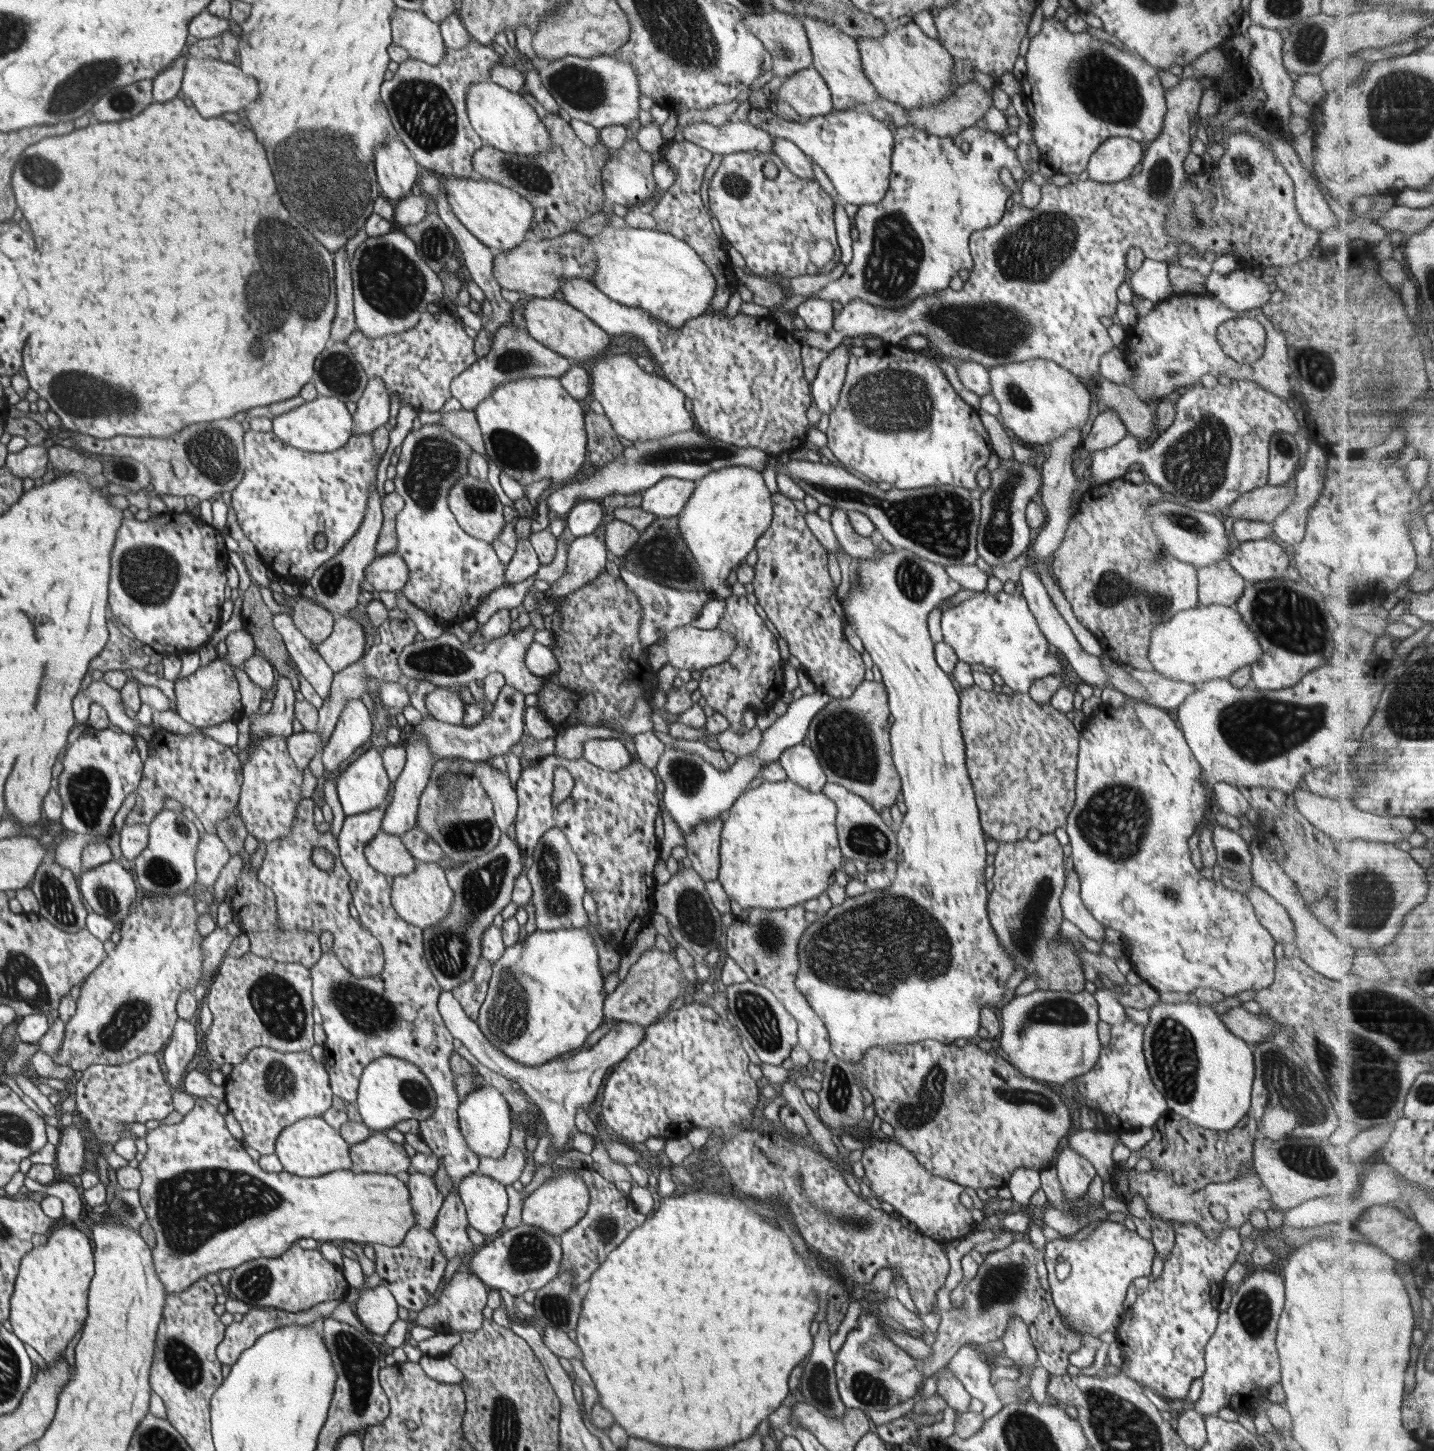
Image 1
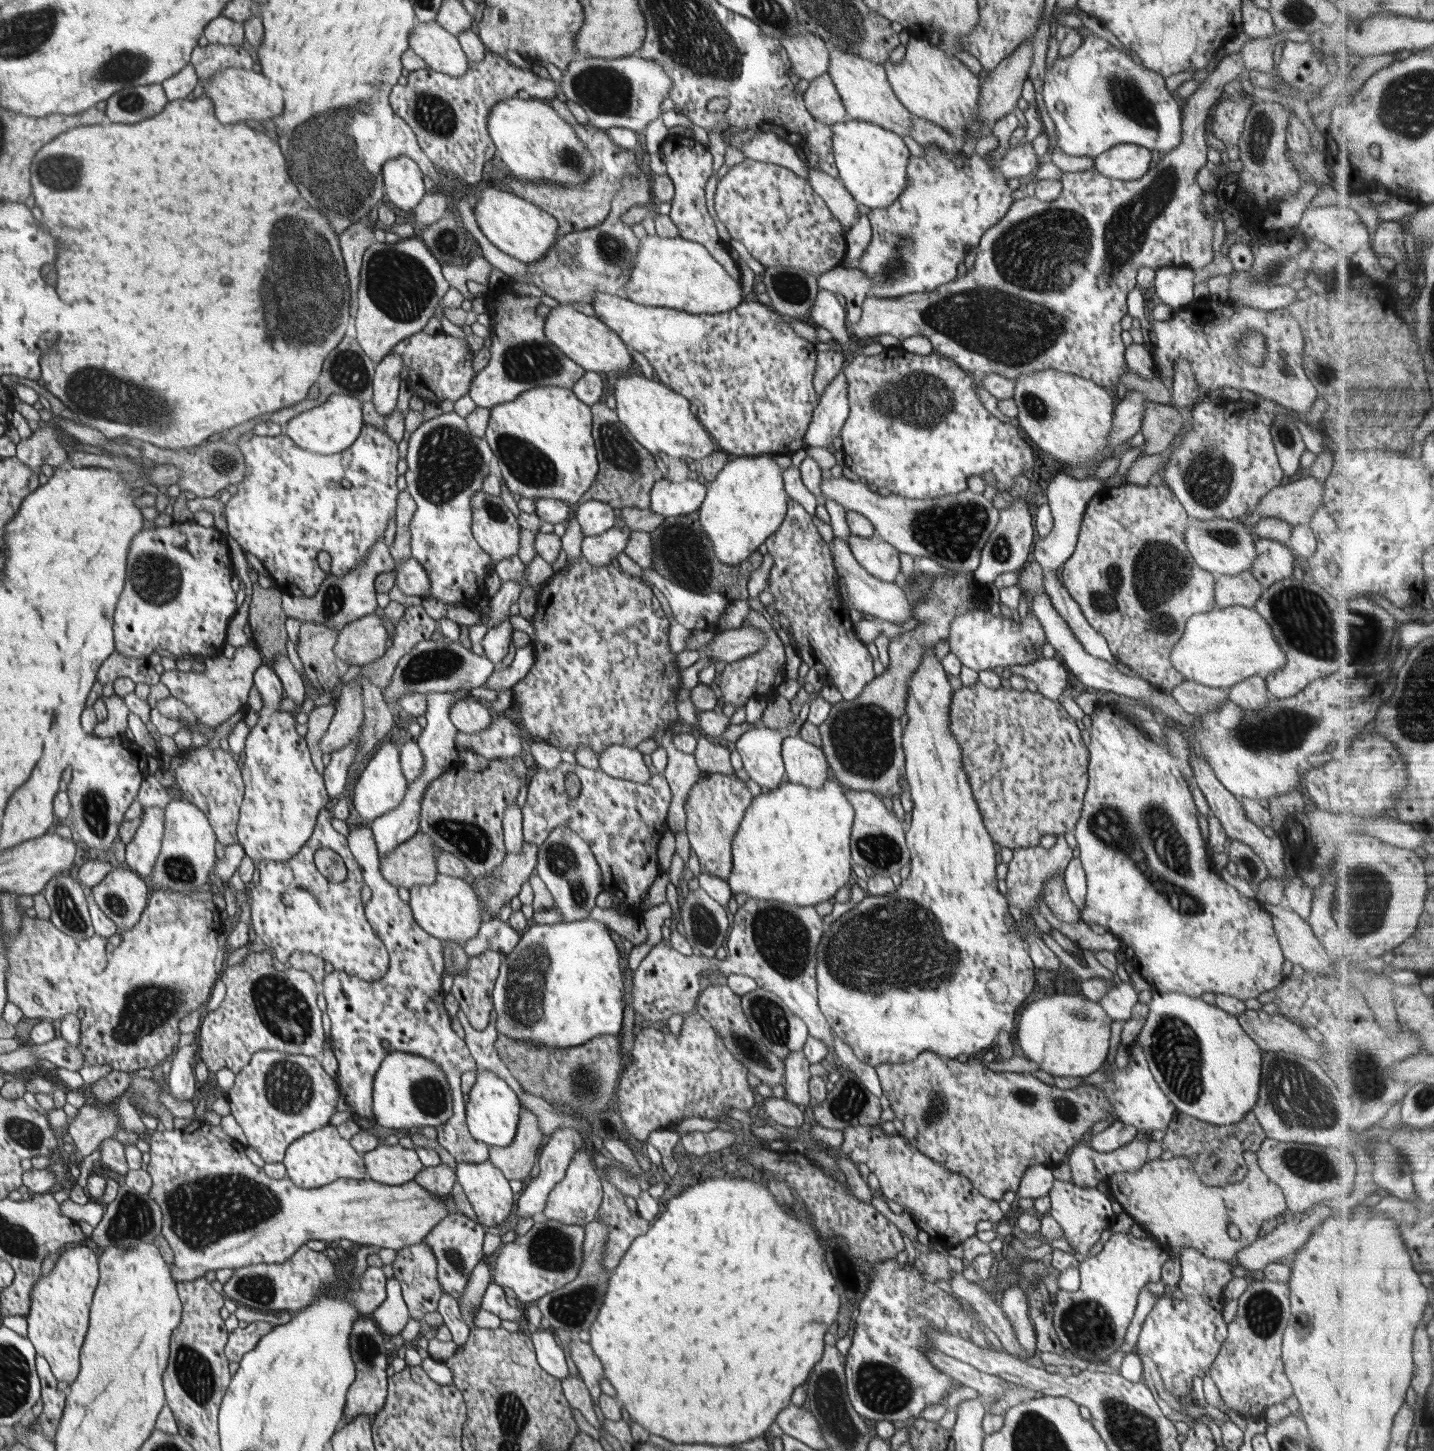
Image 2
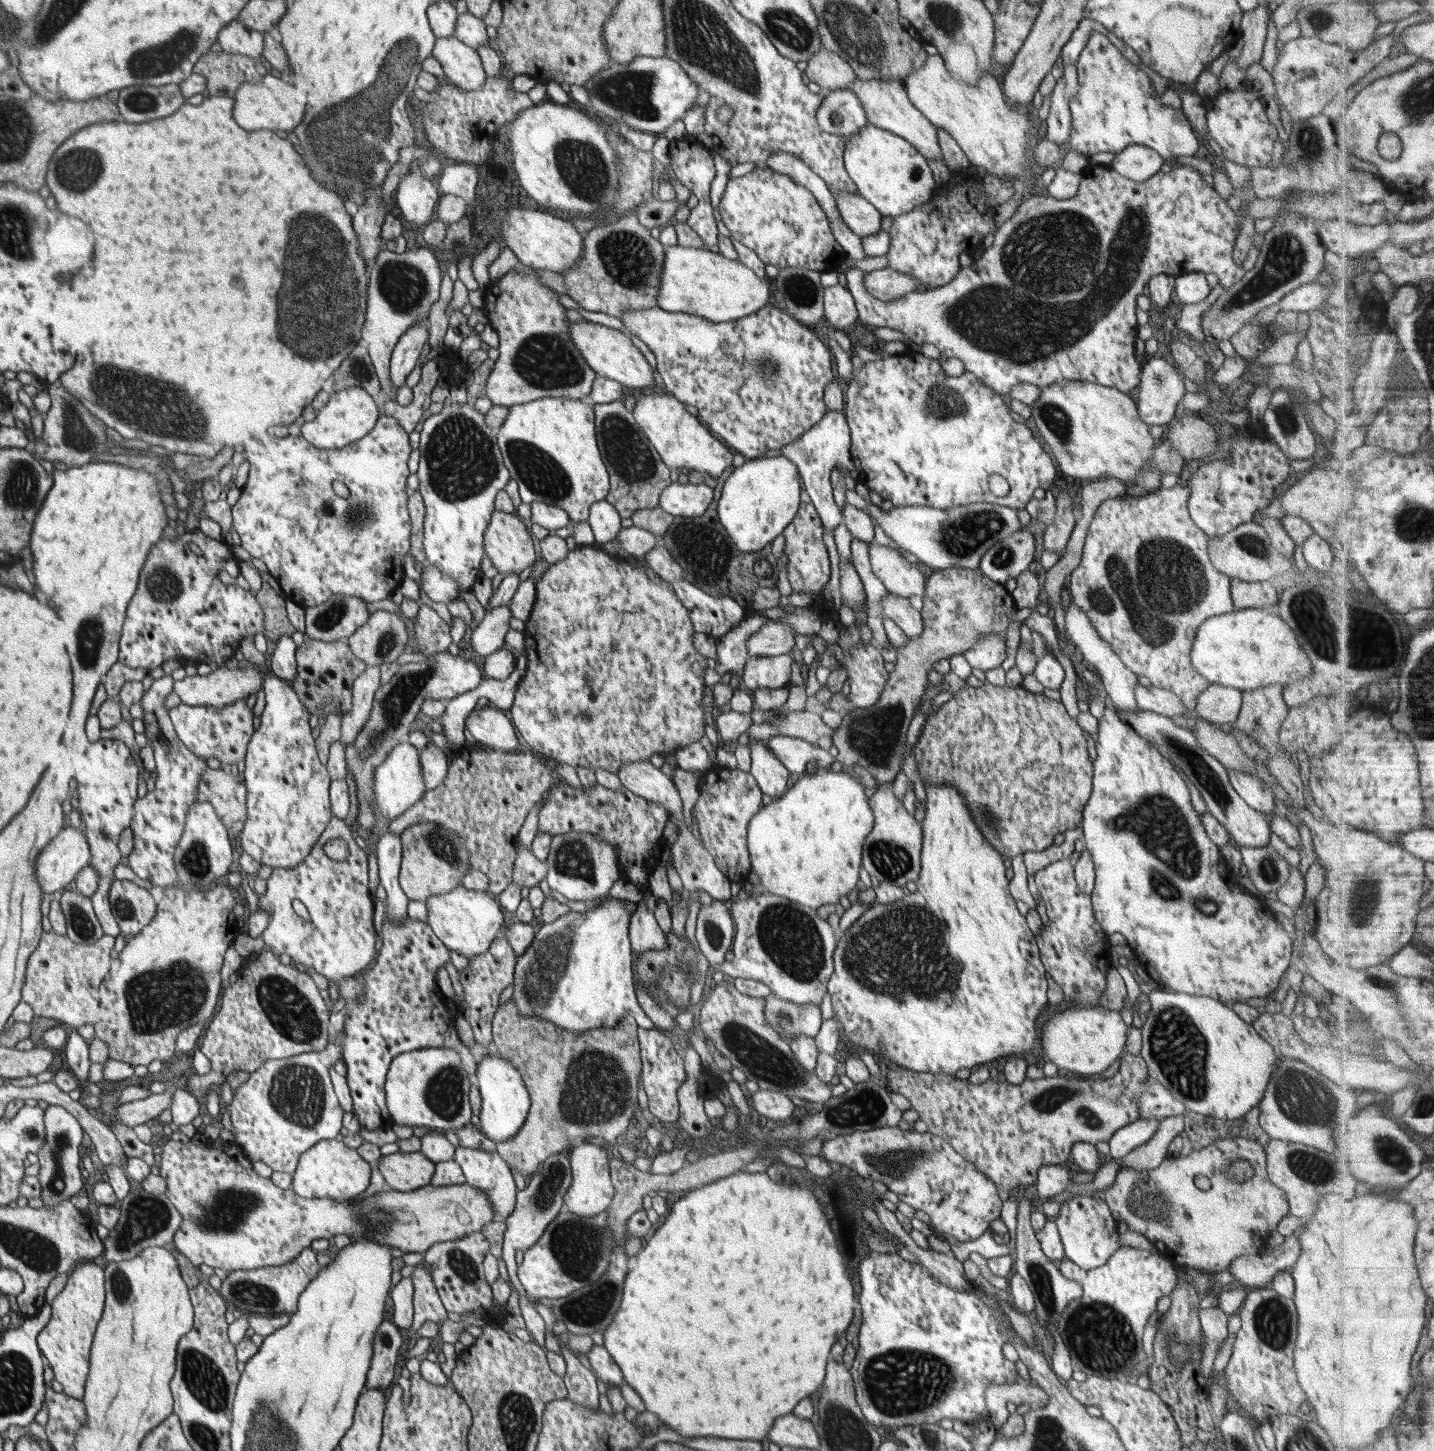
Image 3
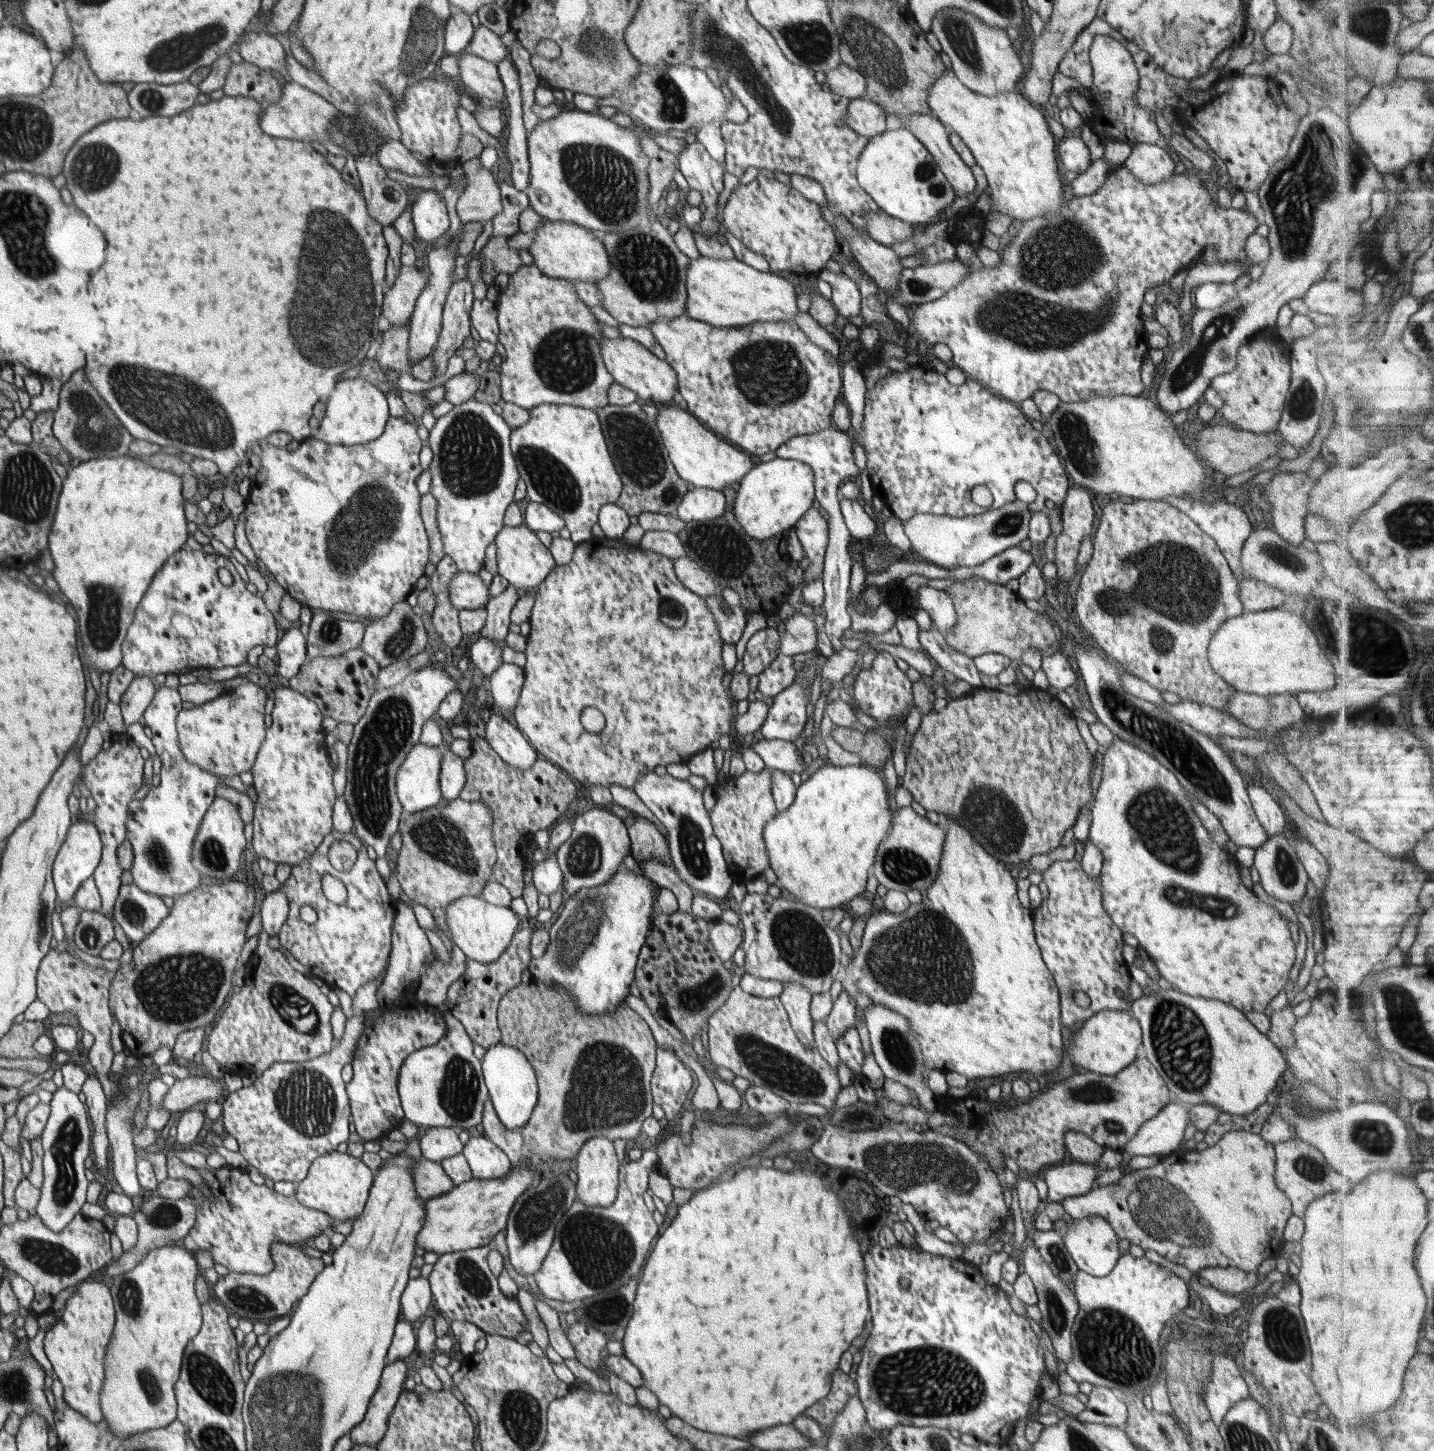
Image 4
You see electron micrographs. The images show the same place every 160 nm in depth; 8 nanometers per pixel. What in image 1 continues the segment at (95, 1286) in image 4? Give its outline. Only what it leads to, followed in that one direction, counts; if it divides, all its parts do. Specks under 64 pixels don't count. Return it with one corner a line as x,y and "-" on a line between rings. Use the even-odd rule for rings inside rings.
61,1224
56,1232
48,1235
46,1245
32,1249
20,1263
19,1277
16,1280
15,1292
11,1299
11,1316
8,1320
12,1324
12,1332
23,1340
28,1349
34,1349
47,1364
53,1364
64,1356
70,1340
74,1340
76,1334
84,1326
84,1320
88,1314
88,1310
86,1310
88,1288
91,1288
90,1280
95,1276
94,1262
95,1250
92,1250
90,1238
76,1228

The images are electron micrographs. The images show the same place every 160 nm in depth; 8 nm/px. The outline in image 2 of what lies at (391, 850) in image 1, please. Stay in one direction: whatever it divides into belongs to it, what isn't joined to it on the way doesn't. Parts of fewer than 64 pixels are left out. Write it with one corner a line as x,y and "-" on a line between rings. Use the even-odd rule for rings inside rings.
417,833
398,845
392,853
380,859
379,868
398,889
412,888
415,884
434,884
439,876
436,864
435,841
428,834

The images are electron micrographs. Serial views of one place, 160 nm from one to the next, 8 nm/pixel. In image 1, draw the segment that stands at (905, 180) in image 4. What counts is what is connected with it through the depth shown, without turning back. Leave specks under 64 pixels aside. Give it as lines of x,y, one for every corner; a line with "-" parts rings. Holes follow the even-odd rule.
751,108
750,124
765,130
769,135
793,142
806,156
826,173
846,203
860,205
878,204
886,194
891,175
891,158
894,135
881,120
870,113
835,110
824,116
814,116
801,121
786,121
771,110

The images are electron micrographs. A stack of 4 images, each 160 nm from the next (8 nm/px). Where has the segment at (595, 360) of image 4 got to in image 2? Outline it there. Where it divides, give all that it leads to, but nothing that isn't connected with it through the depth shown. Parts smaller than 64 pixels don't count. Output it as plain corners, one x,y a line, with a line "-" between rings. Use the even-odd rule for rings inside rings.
510,284
488,289
483,296
488,314
496,324
491,329
490,361
471,381
469,395
478,407
490,409
514,400
531,388
558,386
572,389
584,376
584,368
573,362
544,336
544,316
536,314
541,300
534,296
518,296

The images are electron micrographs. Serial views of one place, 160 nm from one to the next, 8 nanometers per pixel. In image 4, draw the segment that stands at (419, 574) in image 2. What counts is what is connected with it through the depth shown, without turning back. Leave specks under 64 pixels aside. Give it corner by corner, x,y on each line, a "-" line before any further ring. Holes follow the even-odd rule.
458,572
458,575
449,582
449,595
452,604
459,610
481,609
490,602
488,588
479,574

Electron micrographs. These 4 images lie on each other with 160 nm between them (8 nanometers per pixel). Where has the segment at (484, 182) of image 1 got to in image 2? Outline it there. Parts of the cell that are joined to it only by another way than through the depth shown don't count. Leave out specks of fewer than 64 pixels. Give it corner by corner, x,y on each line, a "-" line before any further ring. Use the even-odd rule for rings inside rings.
487,187
481,191
474,214
484,236
504,254
522,262
536,262
553,248
557,241
559,222
535,204
520,198
510,190

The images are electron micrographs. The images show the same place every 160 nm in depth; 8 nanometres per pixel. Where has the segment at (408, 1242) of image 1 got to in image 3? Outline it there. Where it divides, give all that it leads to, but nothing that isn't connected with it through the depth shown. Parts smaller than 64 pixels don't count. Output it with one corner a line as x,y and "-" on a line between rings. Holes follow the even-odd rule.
424,1260
415,1268
410,1277
412,1286
414,1286
414,1315
411,1326
414,1332
417,1332
427,1321
442,1323
447,1319
447,1311
438,1295
436,1286
432,1281
430,1269
426,1267

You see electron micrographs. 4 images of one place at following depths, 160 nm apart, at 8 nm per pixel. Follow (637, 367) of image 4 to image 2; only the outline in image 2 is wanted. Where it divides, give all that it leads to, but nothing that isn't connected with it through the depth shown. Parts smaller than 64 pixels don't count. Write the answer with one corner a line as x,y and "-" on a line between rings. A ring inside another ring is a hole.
559,304
552,308
544,318
544,336
558,350
566,354
570,360
576,362
584,371
629,373
633,357
628,353
624,341
616,332
612,332
602,320
597,317
586,316
574,310
570,305

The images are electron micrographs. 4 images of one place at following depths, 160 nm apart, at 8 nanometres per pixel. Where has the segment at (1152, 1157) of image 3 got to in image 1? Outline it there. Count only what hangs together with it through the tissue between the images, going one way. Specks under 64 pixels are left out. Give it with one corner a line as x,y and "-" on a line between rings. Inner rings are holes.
1064,1145
1057,1153
1052,1167
1057,1172
1068,1202
1085,1196
1089,1190
1089,1184
1097,1175
1097,1170
1090,1161

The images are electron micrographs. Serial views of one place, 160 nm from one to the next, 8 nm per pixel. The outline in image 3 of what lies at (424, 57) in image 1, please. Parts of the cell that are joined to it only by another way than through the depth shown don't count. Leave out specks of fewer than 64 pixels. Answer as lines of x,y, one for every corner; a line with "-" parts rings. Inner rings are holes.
454,36
437,38
432,49
432,57
437,58
444,67
445,78
453,84
468,91
480,90
487,83
487,71
484,68
482,57
471,45
467,45

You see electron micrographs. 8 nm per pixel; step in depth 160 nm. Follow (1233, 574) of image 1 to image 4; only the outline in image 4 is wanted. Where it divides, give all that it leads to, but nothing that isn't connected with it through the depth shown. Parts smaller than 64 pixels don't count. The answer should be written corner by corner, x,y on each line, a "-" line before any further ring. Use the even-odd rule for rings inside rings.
1245,579
1239,583
1238,588
1244,611
1270,610
1284,603
1285,594
1281,589
1254,579

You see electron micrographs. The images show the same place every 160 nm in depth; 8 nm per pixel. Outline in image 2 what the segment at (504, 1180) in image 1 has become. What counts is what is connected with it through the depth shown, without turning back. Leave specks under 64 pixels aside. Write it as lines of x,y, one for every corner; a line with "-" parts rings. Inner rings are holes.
521,1107
515,1137
508,1146
489,1146
489,1161
501,1169
508,1180
524,1181
534,1168
536,1154
543,1145
538,1116

